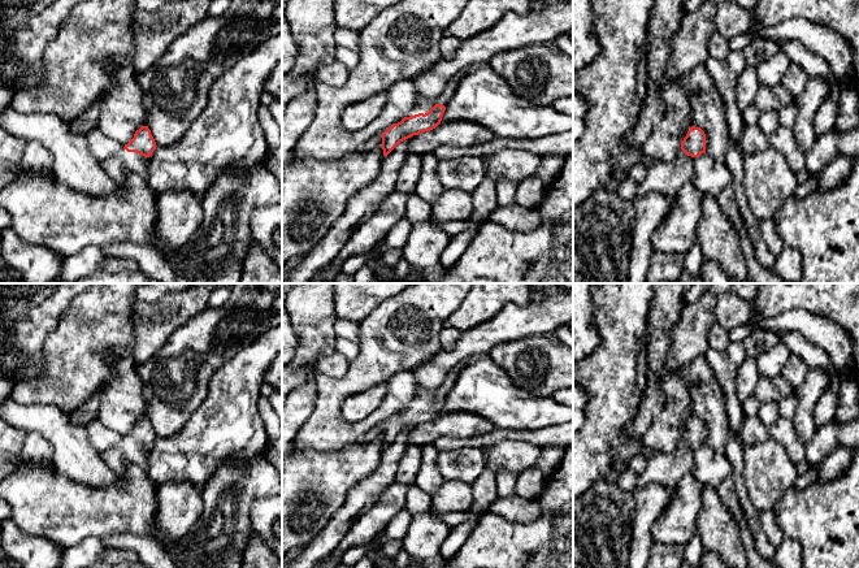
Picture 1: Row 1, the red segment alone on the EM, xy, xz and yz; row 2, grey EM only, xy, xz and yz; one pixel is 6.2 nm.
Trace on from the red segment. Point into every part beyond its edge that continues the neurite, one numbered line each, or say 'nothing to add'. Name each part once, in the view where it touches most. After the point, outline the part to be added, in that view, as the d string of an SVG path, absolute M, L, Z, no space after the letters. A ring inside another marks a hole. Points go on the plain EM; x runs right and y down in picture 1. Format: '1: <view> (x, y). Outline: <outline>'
1: xz (421, 397). Outline: M464 364L457 365L444 380L444 382L434 391L428 391L424 389L417 387L415 396L412 399L412 402L405 407L415 407L418 404L428 404L435 395L443 395L444 398L448 396L450 391L452 390L452 387L456 383L457 376L459 373L465 368Z

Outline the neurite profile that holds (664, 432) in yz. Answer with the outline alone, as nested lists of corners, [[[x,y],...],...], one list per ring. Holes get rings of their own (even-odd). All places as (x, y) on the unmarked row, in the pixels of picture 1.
[[[678,370],[665,373],[659,387],[665,395],[665,402],[641,437],[641,443],[656,452],[671,454],[691,419],[691,396]]]

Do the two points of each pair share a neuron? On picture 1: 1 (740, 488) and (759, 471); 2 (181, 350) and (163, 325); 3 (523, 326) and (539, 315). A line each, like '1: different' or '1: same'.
1: different
2: different
3: same

